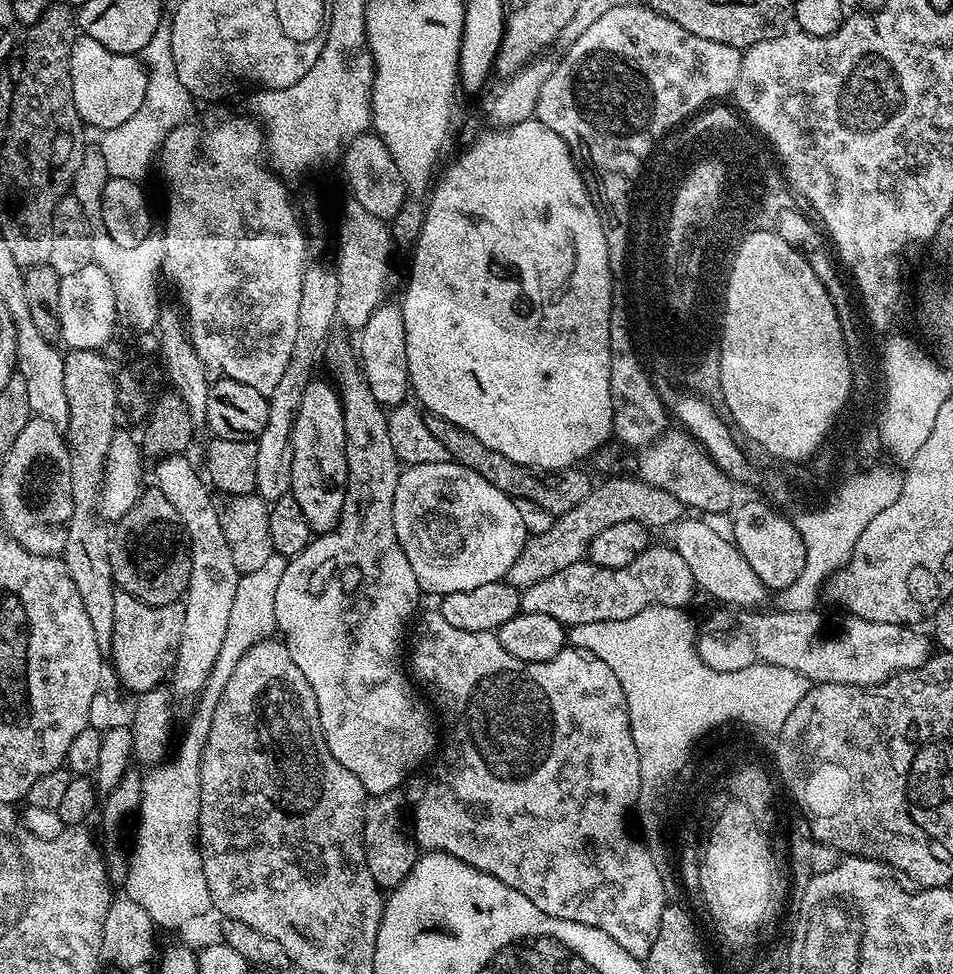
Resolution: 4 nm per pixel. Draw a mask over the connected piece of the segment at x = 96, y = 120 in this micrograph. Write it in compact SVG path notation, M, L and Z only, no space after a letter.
M77 35L70 52L73 109L88 124L108 131L132 117L146 94L147 69L135 55L122 55L106 49L94 38Z

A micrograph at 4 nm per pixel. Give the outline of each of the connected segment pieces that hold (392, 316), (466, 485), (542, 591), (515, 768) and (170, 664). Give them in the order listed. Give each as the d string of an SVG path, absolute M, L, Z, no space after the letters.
M381 303L360 332L358 356L374 400L393 408L407 401L410 394L409 362L406 358L405 320L399 304Z
M452 460L405 467L398 478L398 486L394 486L392 517L400 548L410 562L410 570L414 570L421 593L433 592L436 598L443 598L495 580L503 581L530 535L516 504L519 503L504 489Z
M649 545L645 550L628 565L621 568L600 568L591 562L581 563L579 566L567 568L564 572L554 574L526 590L526 596L532 599L531 611L538 614L546 614L565 626L578 624L593 624L594 622L606 622L607 620L625 620L638 614L639 610L663 604L665 608L683 609L691 600L696 585L693 574L686 562L682 559L681 551L677 551L671 545Z
M439 611L426 613L420 624L420 633L416 636L412 660L410 652L410 672L415 683L424 687L423 695L430 701L438 717L442 743L439 745L438 755L427 765L428 773L424 776L424 785L420 788L420 797L417 798L412 812L410 808L410 824L411 827L412 824L416 827L414 840L419 847L420 844L424 847L421 849L432 854L450 854L466 862L475 871L506 882L506 886L518 890L518 894L526 894L526 898L530 898L530 902L534 902L538 910L559 920L594 926L610 934L610 938L614 938L614 942L629 955L644 958L654 944L654 938L658 938L658 922L666 903L664 880L660 877L661 865L641 841L639 844L634 837L628 836L628 828L624 825L624 819L633 807L628 800L628 776L640 776L640 755L630 734L624 691L614 670L610 670L610 666L606 666L599 655L587 656L588 654L575 646L565 646L558 655L546 662L526 664L523 660L514 658L500 645L500 637L496 632L458 630L458 626L450 626L450 622L446 622Z
M117 591L114 598L114 626L110 664L116 667L116 676L133 694L159 689L164 675L173 671L176 651L184 632L184 612L179 605L149 605L136 600L128 592Z

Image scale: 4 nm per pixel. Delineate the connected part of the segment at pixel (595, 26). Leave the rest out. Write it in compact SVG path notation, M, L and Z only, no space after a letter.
M633 2L630 5L616 6L614 9L607 11L606 14L603 14L602 18L598 18L591 23L579 35L578 40L573 45L568 46L563 55L559 57L557 69L547 79L546 86L542 87L542 92L538 97L535 119L545 124L547 128L552 128L555 132L561 134L573 132L580 139L580 144L584 147L585 154L588 155L588 164L592 167L592 172L596 175L597 182L600 183L601 197L599 196L599 199L602 201L602 204L602 199L604 199L605 205L603 204L603 207L605 209L608 207L612 212L624 214L629 208L628 184L632 181L632 177L636 176L636 171L640 168L640 161L644 159L645 153L652 147L653 141L656 140L657 136L660 136L661 132L664 132L664 129L683 125L689 117L699 113L709 102L719 101L721 99L719 96L724 96L727 92L729 95L735 89L738 78L740 77L741 53L741 49L734 46L723 45L722 42L714 42L690 33L689 30L683 29L678 22L674 22L670 18L663 16L662 13L656 12L647 3L639 4L639 2Z

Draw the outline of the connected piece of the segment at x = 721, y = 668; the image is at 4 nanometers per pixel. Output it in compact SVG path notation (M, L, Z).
M777 610L770 612L745 611L739 620L726 614L712 617L704 626L704 630L697 637L697 656L704 664L716 672L738 672L750 665L760 662L765 666L773 664L776 667L785 667L786 670L800 672L808 681L817 684L879 684L882 678L887 678L897 672L905 672L916 668L916 660L920 660L920 652L924 652L924 644L920 644L923 631L912 626L897 626L895 624L879 624L873 620L848 618L844 624L844 633L841 636L828 637L824 629L824 620L819 611L813 610L804 613L784 613Z

